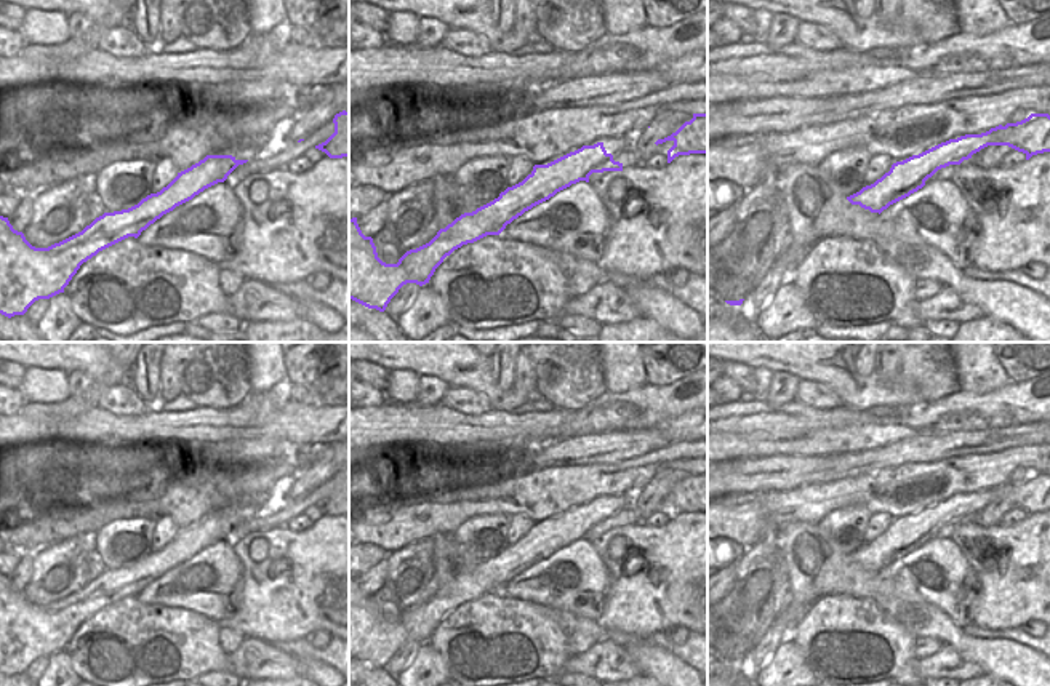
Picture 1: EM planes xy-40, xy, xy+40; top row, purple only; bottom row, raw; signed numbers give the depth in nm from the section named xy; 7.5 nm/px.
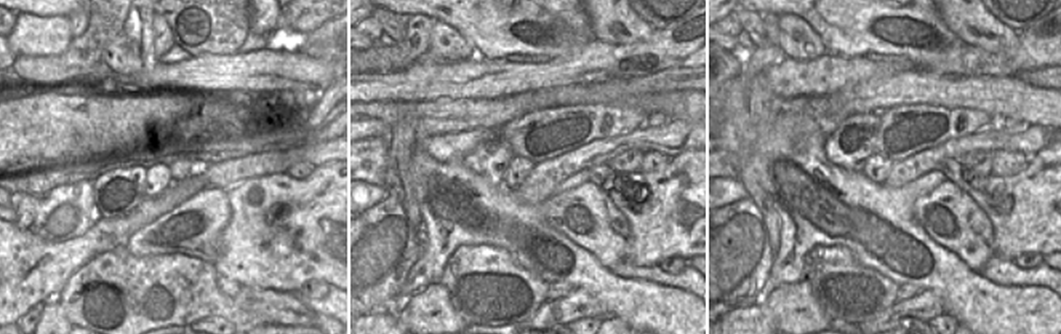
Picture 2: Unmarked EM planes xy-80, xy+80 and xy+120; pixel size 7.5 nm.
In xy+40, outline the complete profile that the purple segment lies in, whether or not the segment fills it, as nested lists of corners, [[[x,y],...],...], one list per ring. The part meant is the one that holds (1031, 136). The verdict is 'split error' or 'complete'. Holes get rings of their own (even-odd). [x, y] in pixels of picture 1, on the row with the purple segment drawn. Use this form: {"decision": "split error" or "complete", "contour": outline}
{"decision": "complete", "contour": [[[1031,114],[1016,123],[999,125],[981,134],[965,134],[941,142],[919,155],[893,163],[880,179],[847,197],[847,200],[880,214],[890,205],[922,189],[938,170],[960,165],[988,146],[1008,146],[1023,152],[1026,160],[1050,152],[1050,115]]]}

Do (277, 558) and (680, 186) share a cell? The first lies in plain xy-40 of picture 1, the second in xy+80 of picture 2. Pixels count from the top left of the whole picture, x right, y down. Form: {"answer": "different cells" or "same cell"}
{"answer": "same cell"}

